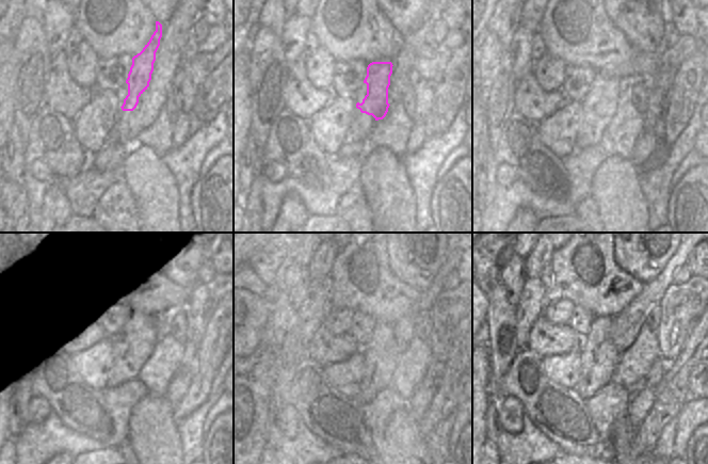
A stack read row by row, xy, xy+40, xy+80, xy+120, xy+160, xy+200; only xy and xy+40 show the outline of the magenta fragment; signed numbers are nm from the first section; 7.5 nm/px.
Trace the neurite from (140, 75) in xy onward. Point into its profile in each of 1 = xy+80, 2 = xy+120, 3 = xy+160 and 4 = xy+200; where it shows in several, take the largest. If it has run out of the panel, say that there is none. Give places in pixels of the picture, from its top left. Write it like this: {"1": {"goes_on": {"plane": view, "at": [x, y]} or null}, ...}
{"1": {"goes_on": {"plane": "xy+80", "at": [616, 101]}}, "2": {"goes_on": {"plane": "xy+120", "at": [141, 337]}}, "3": {"goes_on": {"plane": "xy+160", "at": [377, 338]}}, "4": {"goes_on": {"plane": "xy+200", "at": [606, 356]}}}

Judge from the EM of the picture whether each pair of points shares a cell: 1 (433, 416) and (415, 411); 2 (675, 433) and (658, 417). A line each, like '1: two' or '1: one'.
1: two
2: two

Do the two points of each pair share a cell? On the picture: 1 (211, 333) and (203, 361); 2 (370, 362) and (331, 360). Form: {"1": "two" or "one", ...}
{"1": "one", "2": "two"}

